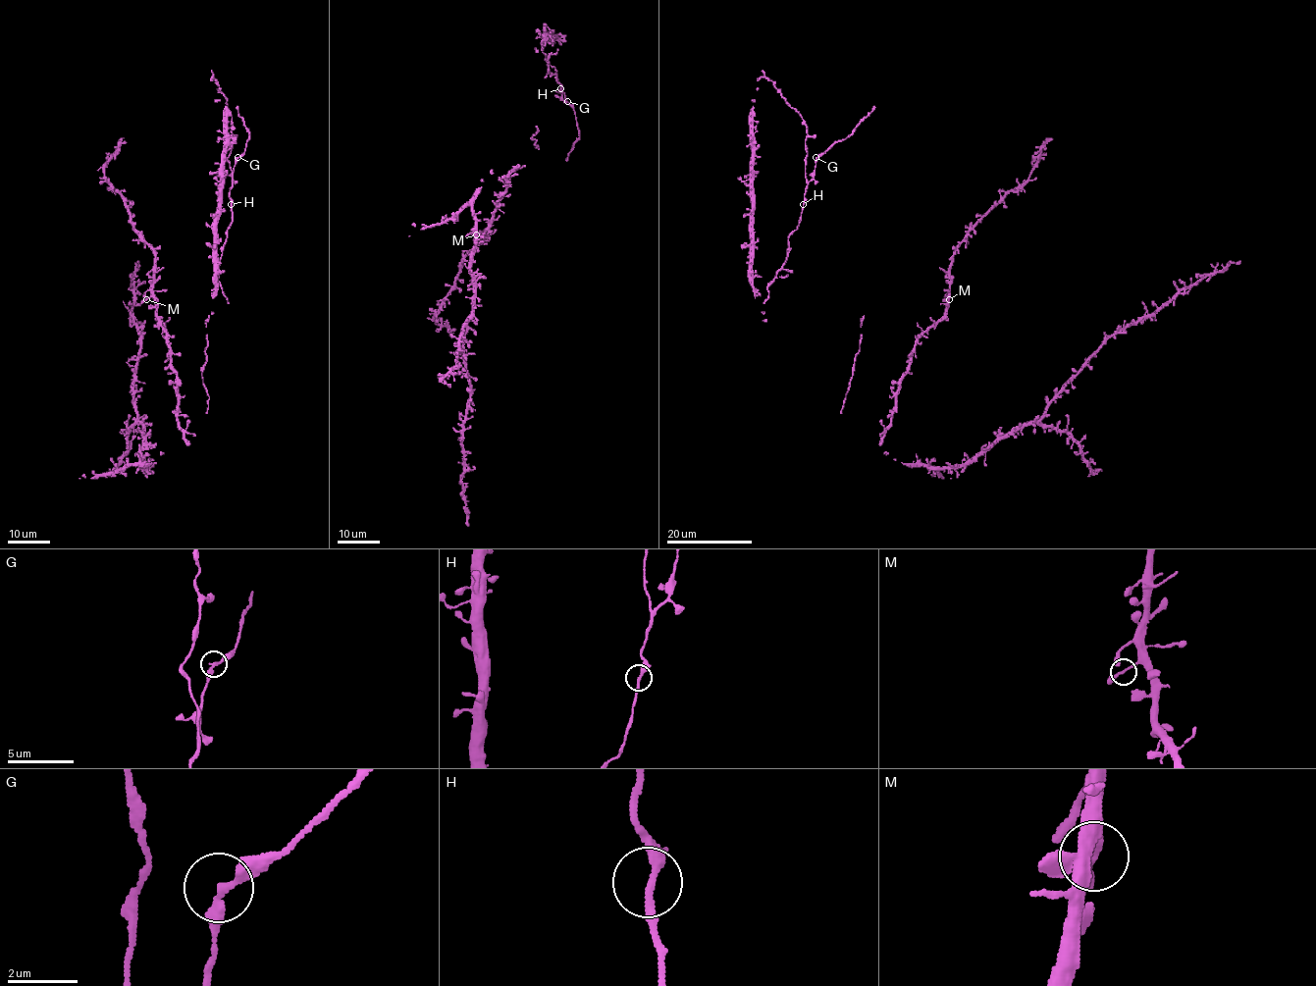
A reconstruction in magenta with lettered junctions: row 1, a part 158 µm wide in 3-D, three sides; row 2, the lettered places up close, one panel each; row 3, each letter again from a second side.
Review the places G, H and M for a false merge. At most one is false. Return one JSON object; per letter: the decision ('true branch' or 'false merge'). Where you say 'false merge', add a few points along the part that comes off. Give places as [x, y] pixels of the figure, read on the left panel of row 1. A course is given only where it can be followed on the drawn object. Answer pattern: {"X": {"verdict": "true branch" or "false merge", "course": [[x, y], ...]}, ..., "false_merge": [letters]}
{"G": {"verdict": "true branch"}, "H": {"verdict": "true branch"}, "M": {"verdict": "true branch"}, "false_merge": []}

